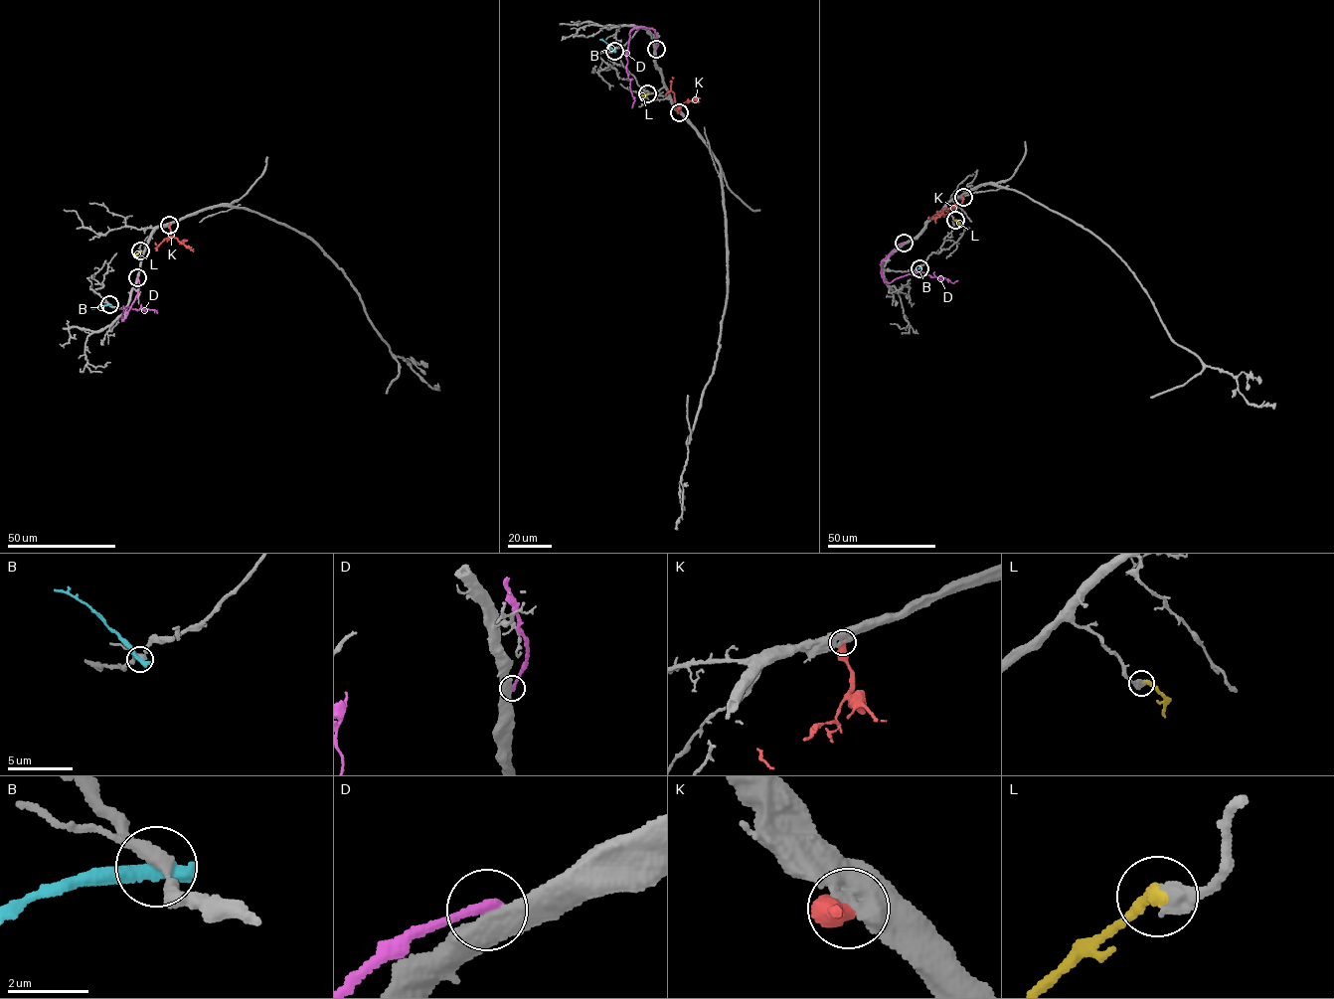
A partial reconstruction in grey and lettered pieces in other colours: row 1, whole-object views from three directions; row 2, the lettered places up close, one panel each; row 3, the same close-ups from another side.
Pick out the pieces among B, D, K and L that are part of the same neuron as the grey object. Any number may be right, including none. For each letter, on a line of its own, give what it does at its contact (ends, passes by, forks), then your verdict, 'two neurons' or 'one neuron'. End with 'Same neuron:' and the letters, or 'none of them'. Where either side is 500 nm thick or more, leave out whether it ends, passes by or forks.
B: it ends | two neurons
D: two neurons
K: it ends | two neurons
L: it ends | one neuron
Same neuron: L

